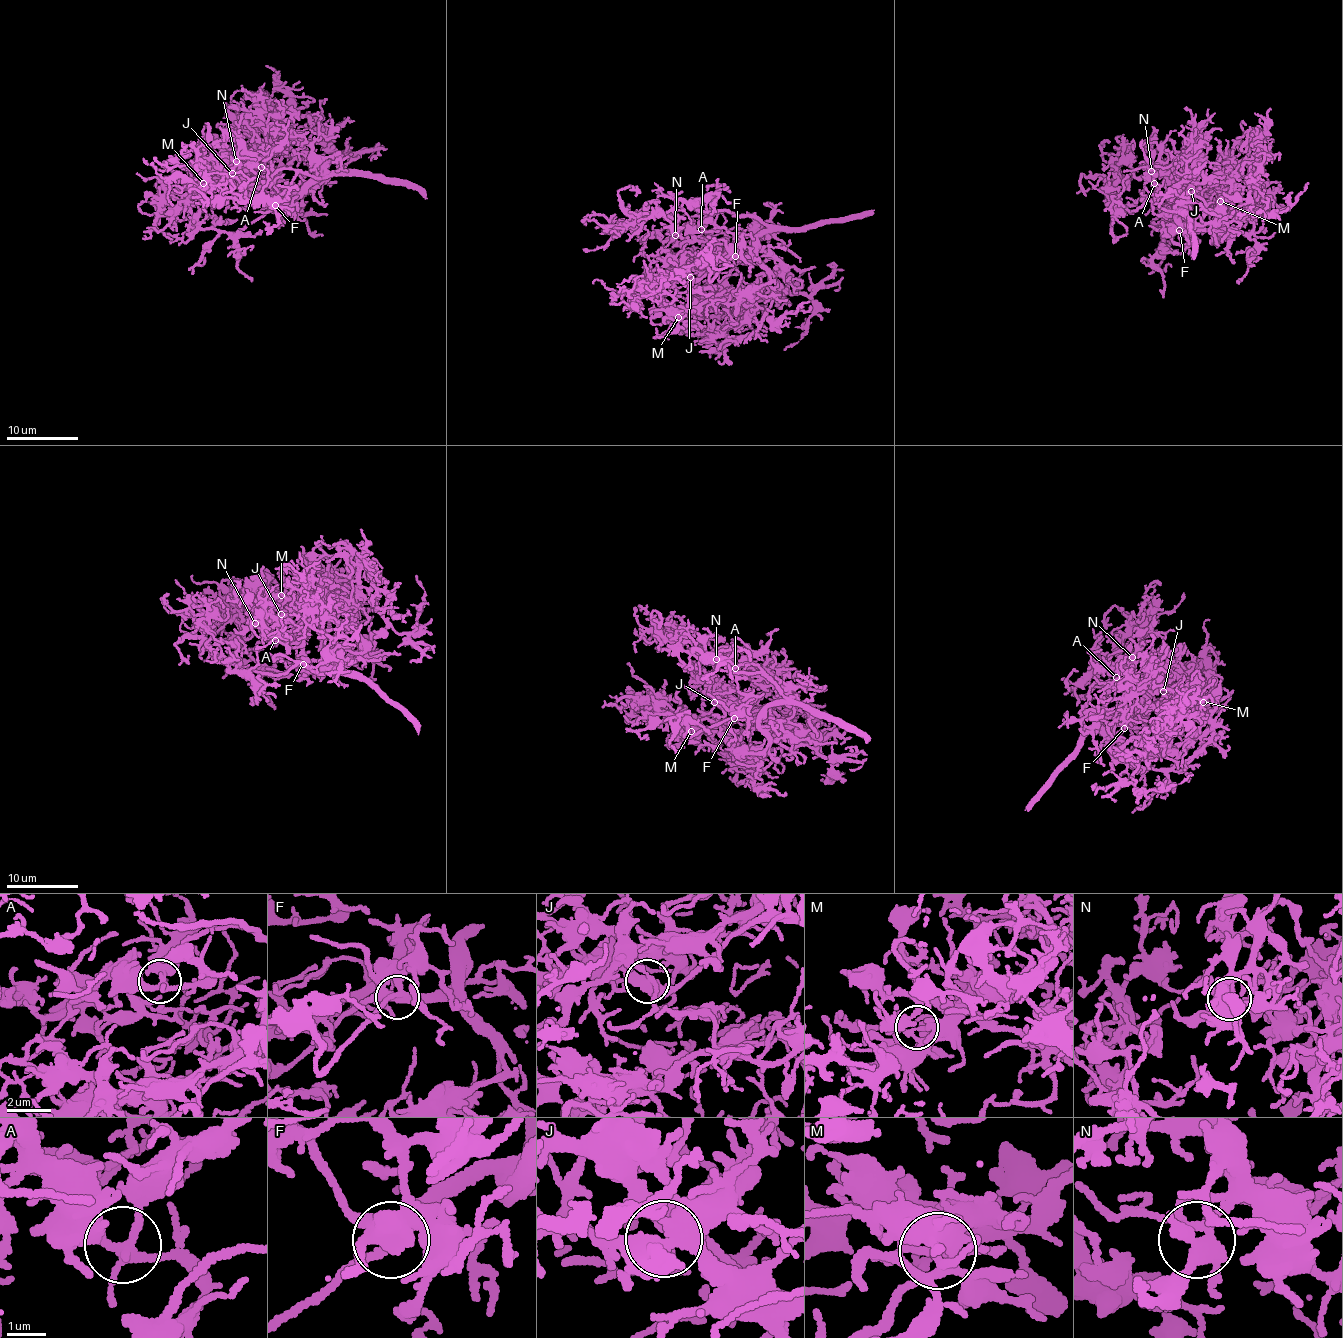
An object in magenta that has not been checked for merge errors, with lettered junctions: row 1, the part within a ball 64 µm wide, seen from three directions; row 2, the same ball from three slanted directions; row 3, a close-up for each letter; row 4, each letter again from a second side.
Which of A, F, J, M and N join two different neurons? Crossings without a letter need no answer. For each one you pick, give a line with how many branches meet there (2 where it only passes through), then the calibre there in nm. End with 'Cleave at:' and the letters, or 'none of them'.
Cleave at: none of them

